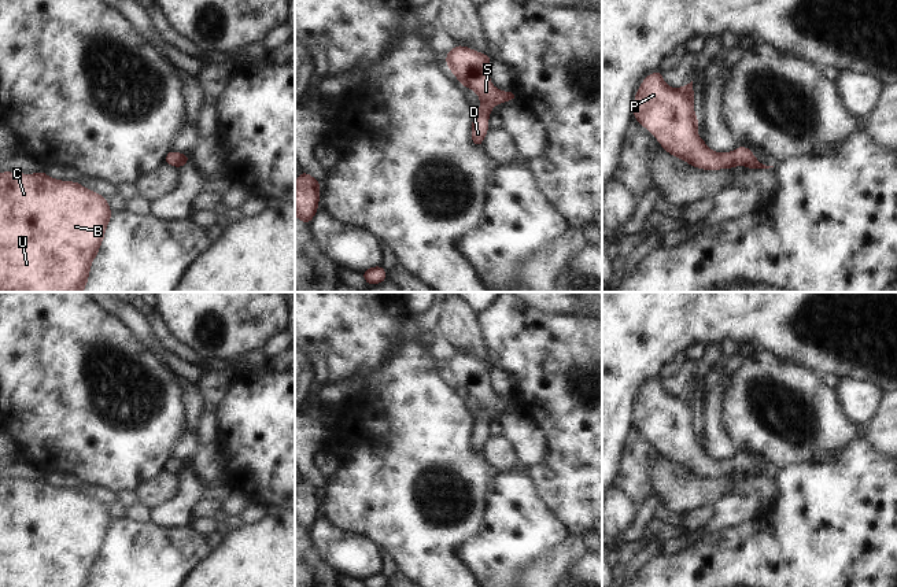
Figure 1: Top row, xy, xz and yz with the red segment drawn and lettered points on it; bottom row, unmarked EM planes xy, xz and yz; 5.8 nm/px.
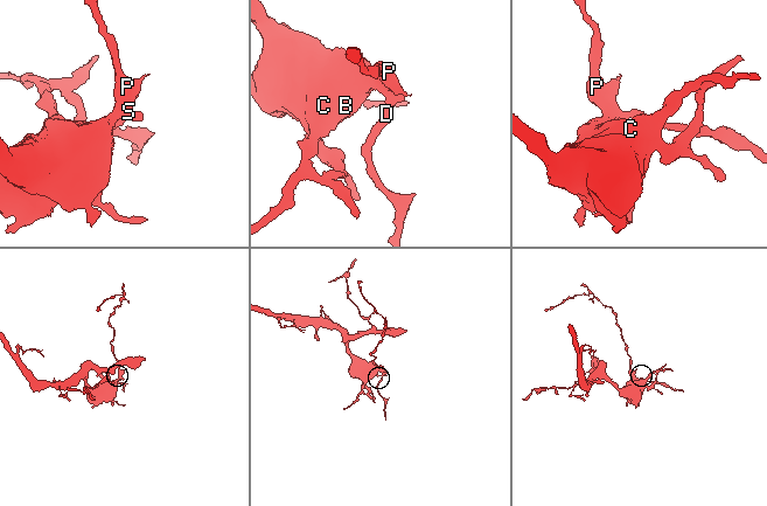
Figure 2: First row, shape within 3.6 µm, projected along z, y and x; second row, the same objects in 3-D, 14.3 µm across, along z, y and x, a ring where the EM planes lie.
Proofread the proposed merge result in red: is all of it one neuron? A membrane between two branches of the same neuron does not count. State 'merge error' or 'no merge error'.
no merge error

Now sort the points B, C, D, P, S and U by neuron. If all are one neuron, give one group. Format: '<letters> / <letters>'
B C D P S U

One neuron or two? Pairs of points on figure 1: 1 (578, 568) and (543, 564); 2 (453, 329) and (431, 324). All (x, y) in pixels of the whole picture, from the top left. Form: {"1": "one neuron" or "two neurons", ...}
{"1": "two neurons", "2": "two neurons"}

